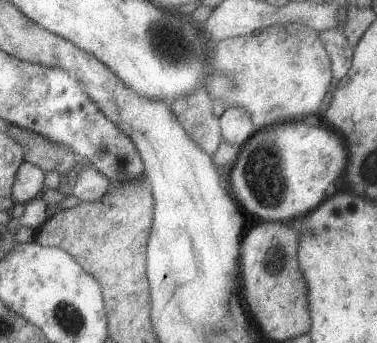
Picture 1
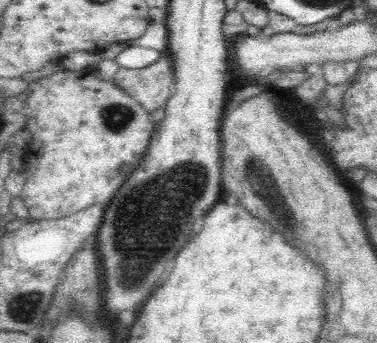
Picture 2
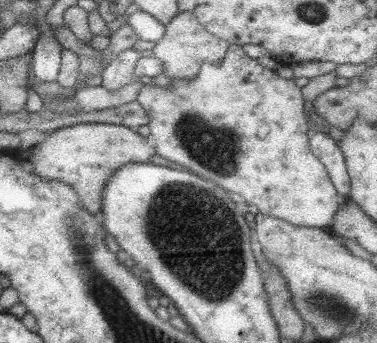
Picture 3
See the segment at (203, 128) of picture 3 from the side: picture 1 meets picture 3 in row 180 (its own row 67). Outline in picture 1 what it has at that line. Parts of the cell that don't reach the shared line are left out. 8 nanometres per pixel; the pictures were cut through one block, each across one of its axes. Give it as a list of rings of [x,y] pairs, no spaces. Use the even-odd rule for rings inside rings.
[[[273,24],[263,28],[257,36],[249,34],[225,38],[221,42],[213,42],[209,48],[211,72],[203,86],[205,92],[211,100],[221,100],[225,108],[245,108],[251,116],[255,132],[277,122],[283,124],[319,114],[333,70],[319,32],[311,26]]]

